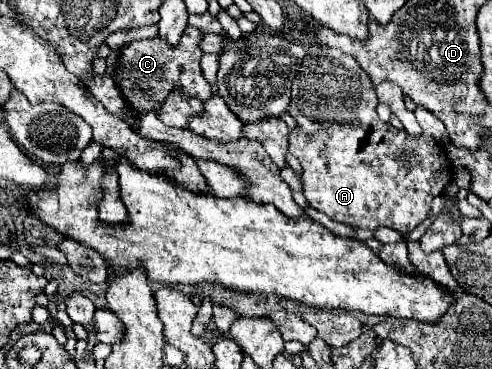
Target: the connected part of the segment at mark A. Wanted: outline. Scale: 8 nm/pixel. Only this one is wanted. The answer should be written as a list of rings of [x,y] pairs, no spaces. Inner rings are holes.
[[[312,47],[292,83],[288,113],[296,119],[298,127],[290,133],[288,149],[304,167],[302,183],[310,207],[358,229],[376,231],[378,227],[390,227],[408,233],[426,219],[432,199],[442,195],[452,183],[452,171],[446,153],[434,139],[412,137],[404,129],[382,123],[376,115],[376,105],[378,99],[372,81],[350,55],[338,49]]]

